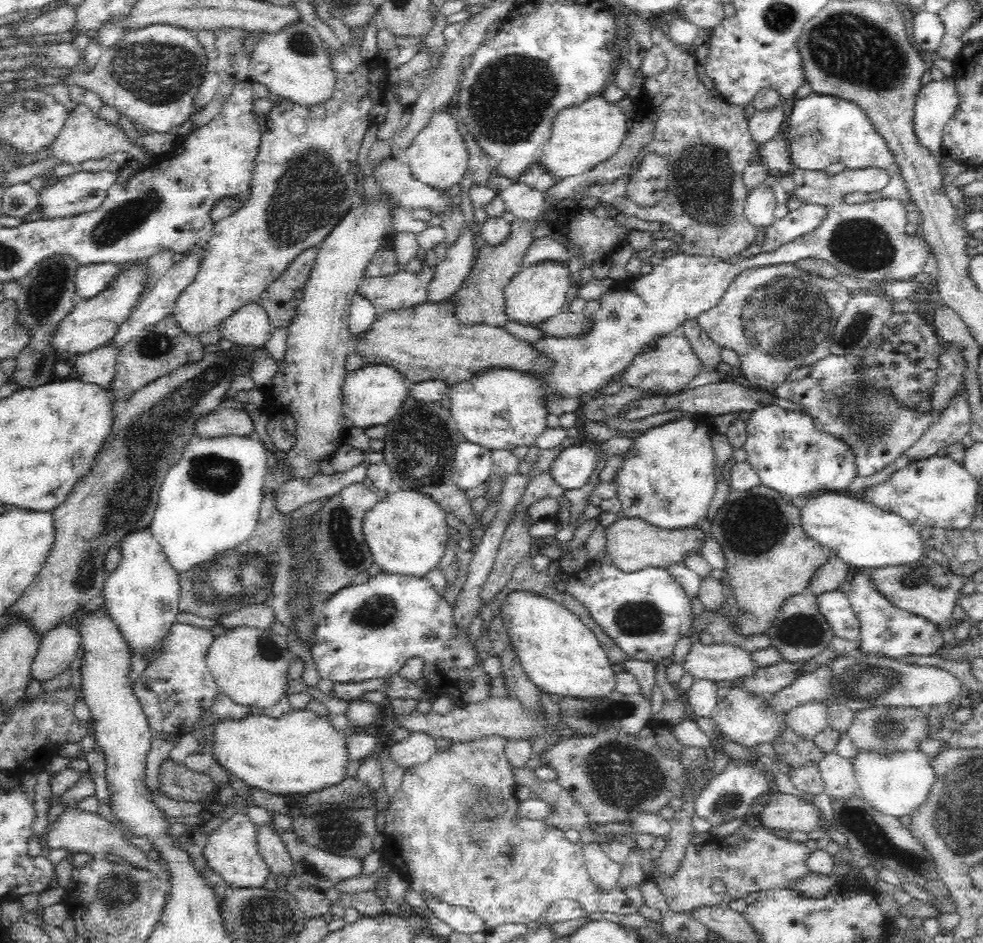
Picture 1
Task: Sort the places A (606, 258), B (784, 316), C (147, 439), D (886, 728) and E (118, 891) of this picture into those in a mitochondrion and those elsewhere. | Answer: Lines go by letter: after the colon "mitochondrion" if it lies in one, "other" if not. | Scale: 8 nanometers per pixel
A: other
B: mitochondrion
C: mitochondrion
D: mitochondrion
E: mitochondrion

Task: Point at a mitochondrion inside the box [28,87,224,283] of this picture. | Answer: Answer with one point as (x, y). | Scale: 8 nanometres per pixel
(125, 218)

